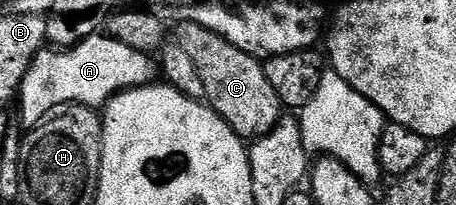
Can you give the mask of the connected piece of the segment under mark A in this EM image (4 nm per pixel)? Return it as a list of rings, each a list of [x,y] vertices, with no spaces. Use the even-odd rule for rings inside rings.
[[[101,32],[92,34],[77,46],[43,49],[35,56],[21,85],[19,107],[21,106],[22,124],[20,125],[25,128],[39,126],[46,121],[50,112],[68,107],[70,104],[104,107],[109,99],[116,94],[122,94],[124,90],[150,85],[154,81],[153,70],[155,74],[155,62],[150,55]]]

